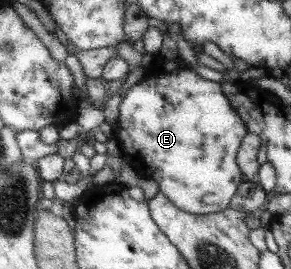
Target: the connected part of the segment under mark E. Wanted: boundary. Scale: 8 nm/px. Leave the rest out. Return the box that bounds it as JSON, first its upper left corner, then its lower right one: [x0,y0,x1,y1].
[108,67,249,215]

